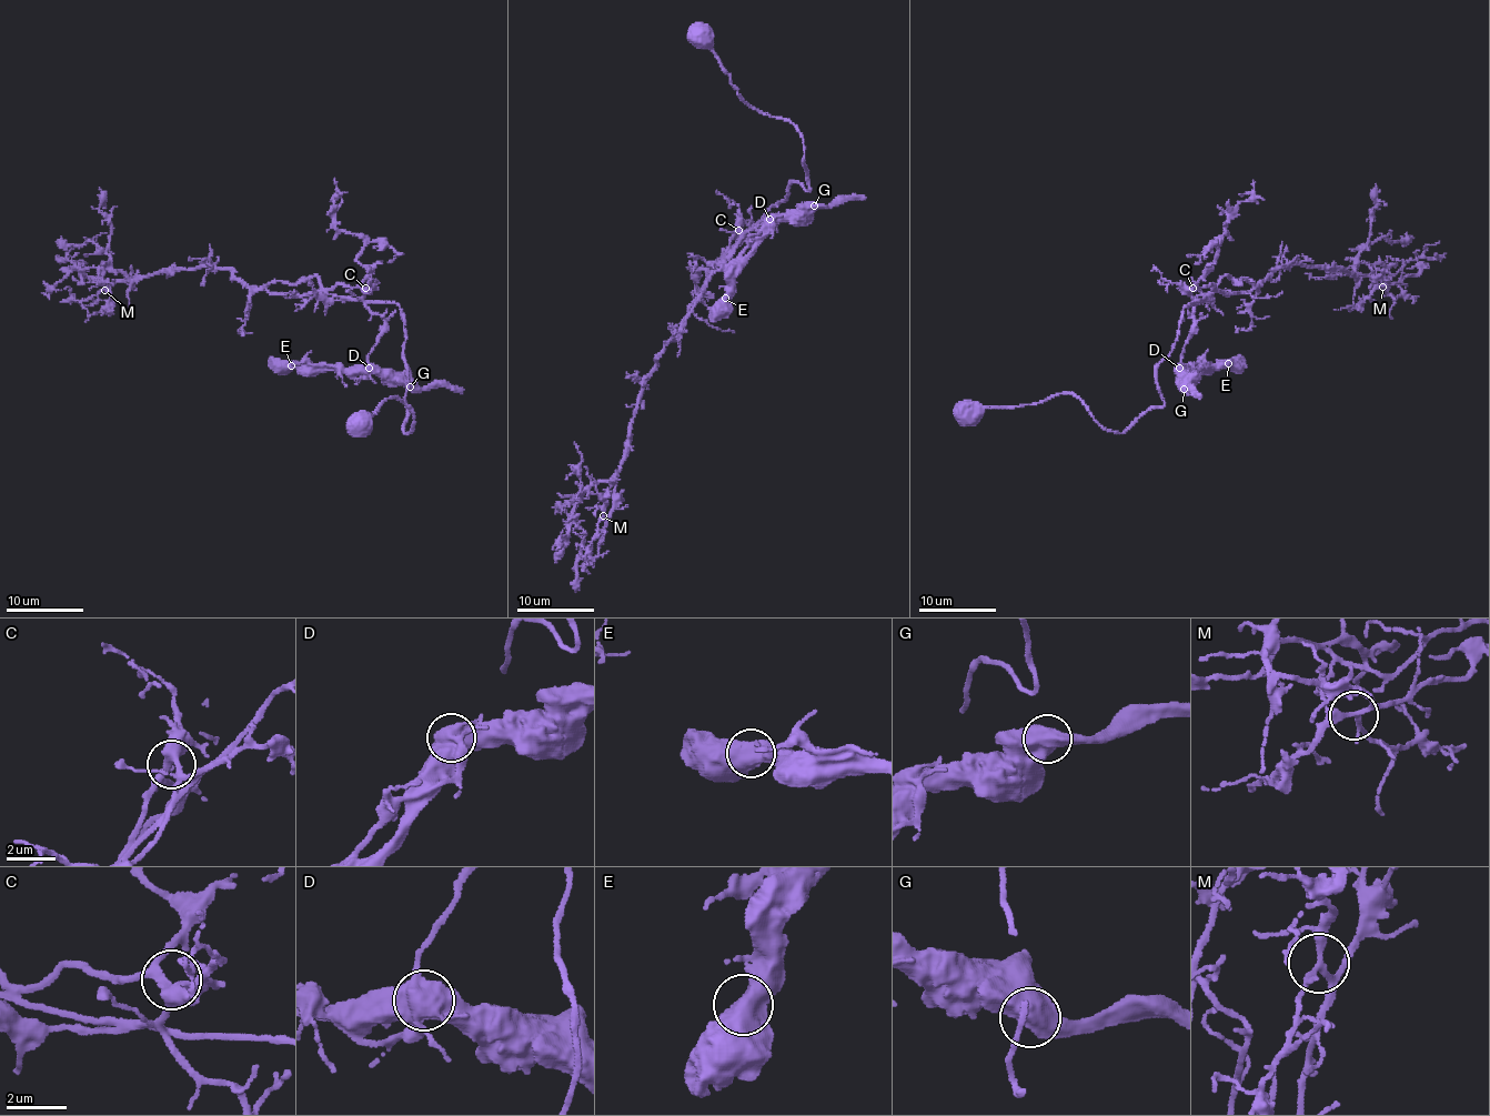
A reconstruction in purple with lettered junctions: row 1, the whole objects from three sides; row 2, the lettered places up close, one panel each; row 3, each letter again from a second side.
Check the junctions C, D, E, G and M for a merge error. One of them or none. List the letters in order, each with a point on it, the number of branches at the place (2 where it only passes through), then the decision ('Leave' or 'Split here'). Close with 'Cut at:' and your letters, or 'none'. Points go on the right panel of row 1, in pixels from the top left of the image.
C: Place: (1192, 288). Branches: 4. Leave
D: Place: (1179, 368). Branches: 5. Split here
E: Place: (1228, 363). Branches: 2. Leave
G: Place: (1184, 389). Branches: 2. Leave
M: Place: (1382, 287). Branches: 5. Leave
Cut at: D

